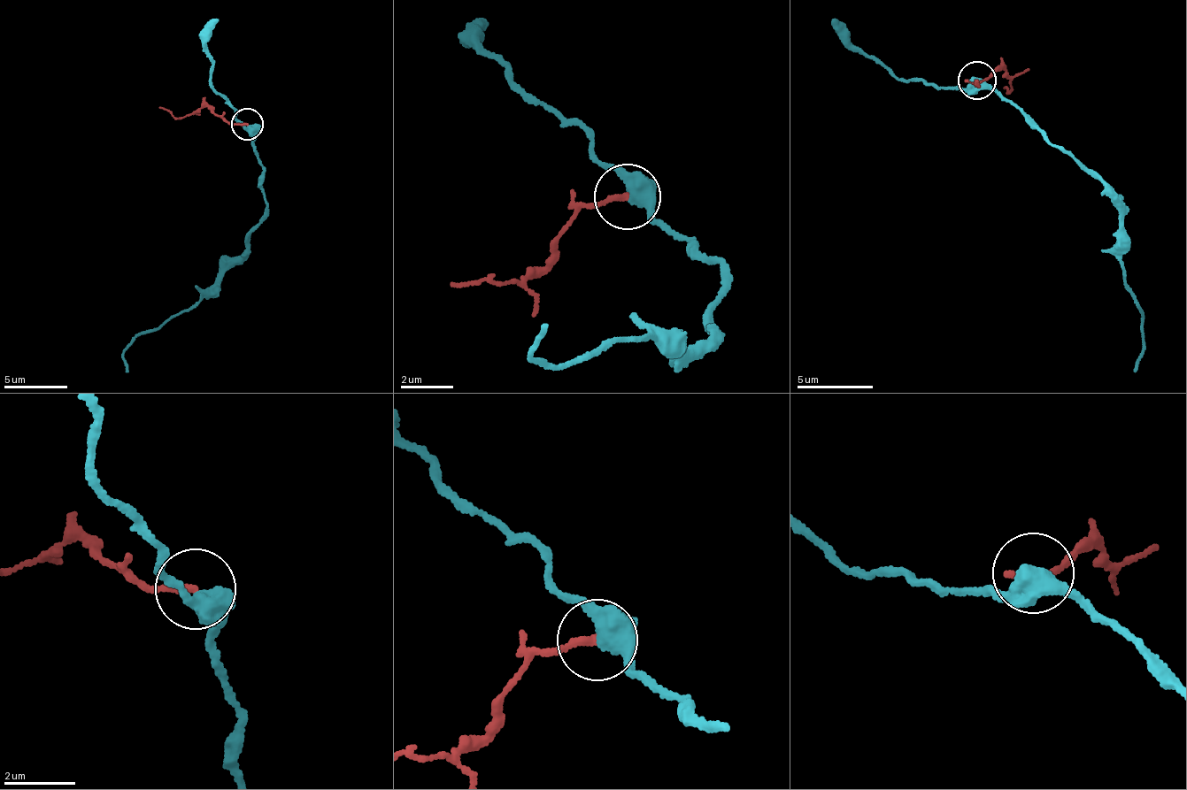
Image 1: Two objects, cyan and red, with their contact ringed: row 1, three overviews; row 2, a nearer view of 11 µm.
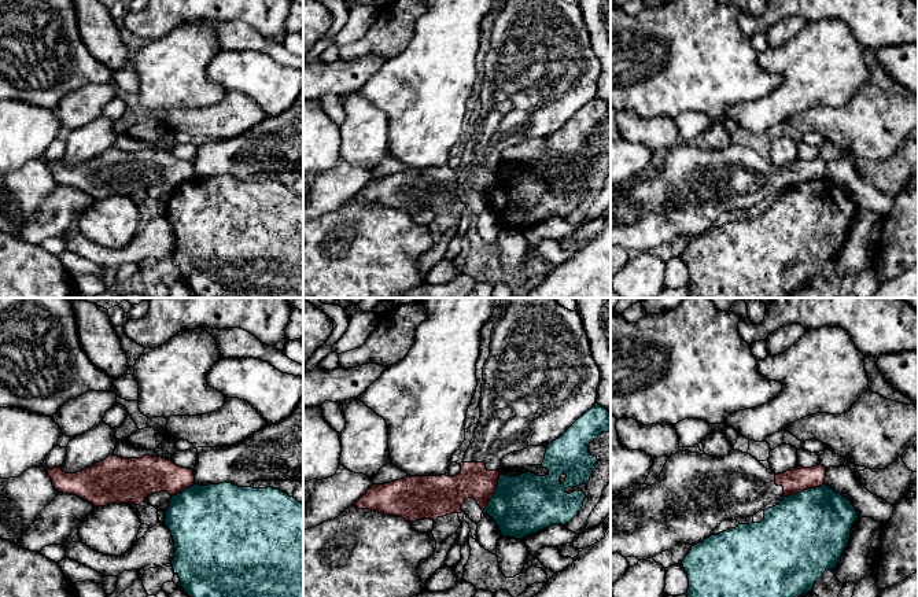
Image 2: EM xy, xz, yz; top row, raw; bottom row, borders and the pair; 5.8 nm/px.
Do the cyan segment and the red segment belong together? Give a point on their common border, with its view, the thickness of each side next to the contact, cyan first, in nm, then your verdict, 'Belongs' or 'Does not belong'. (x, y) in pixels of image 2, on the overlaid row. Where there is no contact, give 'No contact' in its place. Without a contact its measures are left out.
Touches cyan at yz (804, 490). Thickness 480 nm (cyan) against 140 nm. Does not belong

